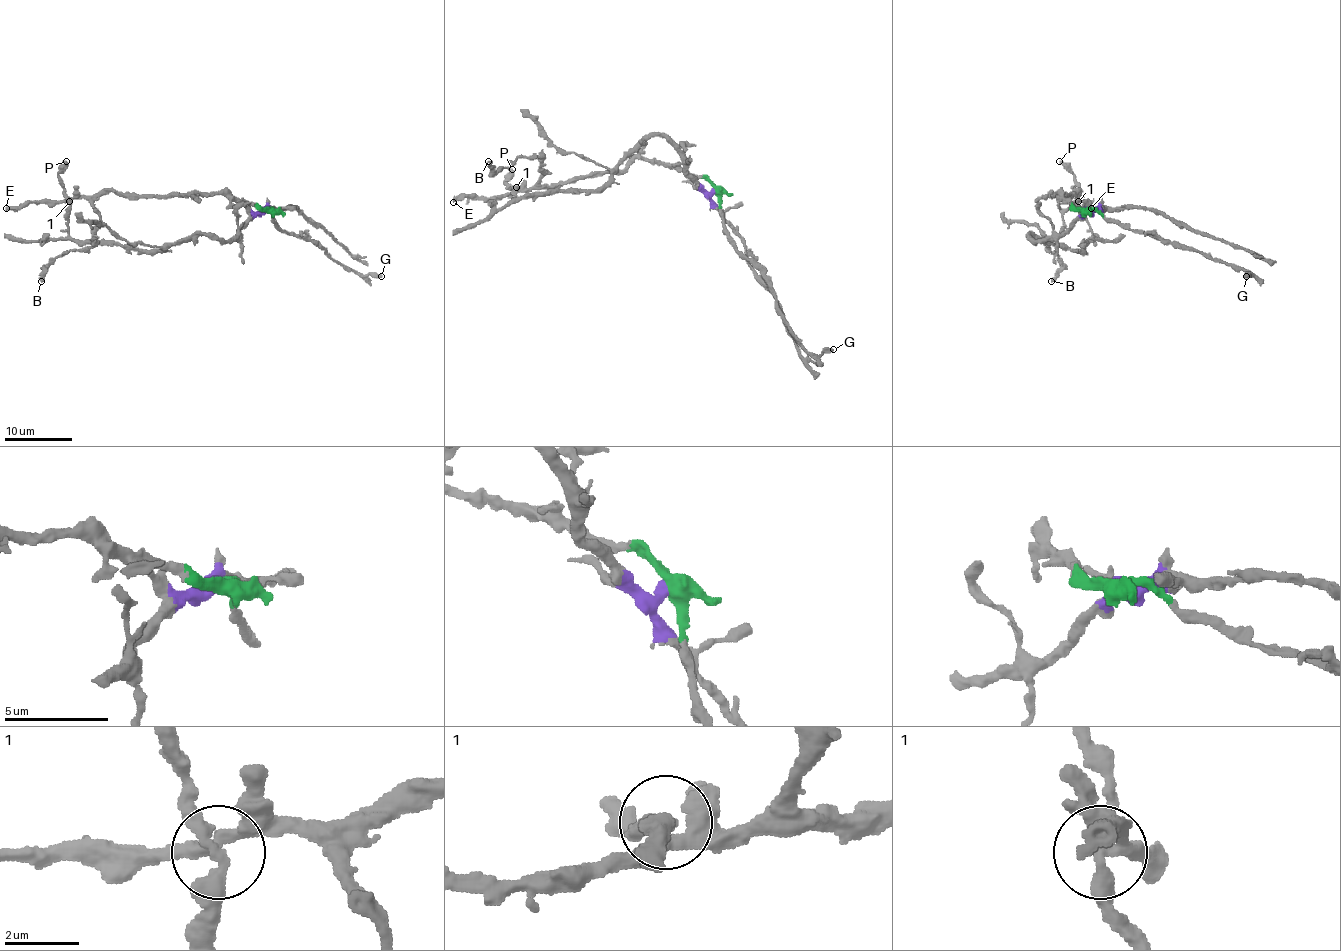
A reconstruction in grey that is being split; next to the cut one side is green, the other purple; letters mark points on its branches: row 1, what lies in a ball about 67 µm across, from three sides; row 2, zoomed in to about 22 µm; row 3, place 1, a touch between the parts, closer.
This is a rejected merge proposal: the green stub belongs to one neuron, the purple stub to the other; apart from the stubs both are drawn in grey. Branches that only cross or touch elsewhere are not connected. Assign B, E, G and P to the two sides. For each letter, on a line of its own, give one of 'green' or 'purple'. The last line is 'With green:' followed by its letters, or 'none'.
B: green
E: green
G: green
P: purple
With green: B, E, G

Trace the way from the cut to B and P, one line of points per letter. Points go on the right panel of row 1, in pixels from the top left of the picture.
B: (1085, 210), (1061, 194), (1051, 194), (1077, 193), (1063, 213), (1063, 229), (1047, 249), (1062, 266), (1052, 281)
P: (1085, 210), (1057, 235), (1040, 240), (1029, 235), (1080, 251), (1091, 235), (1078, 203), (1074, 174), (1059, 160)

